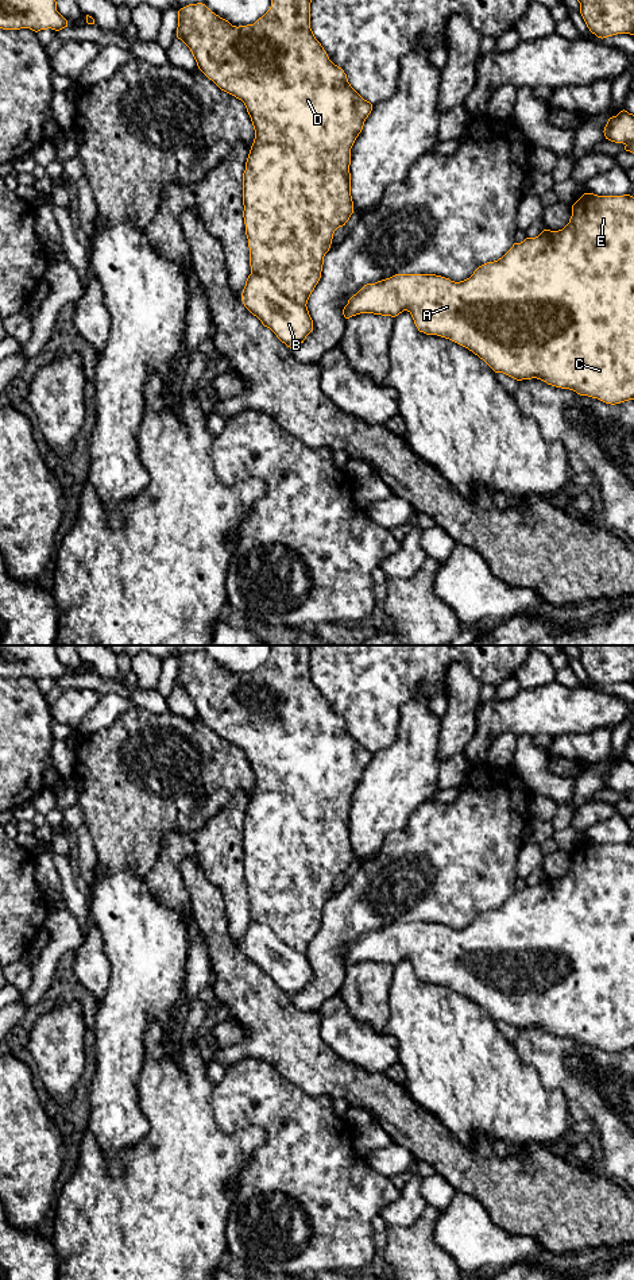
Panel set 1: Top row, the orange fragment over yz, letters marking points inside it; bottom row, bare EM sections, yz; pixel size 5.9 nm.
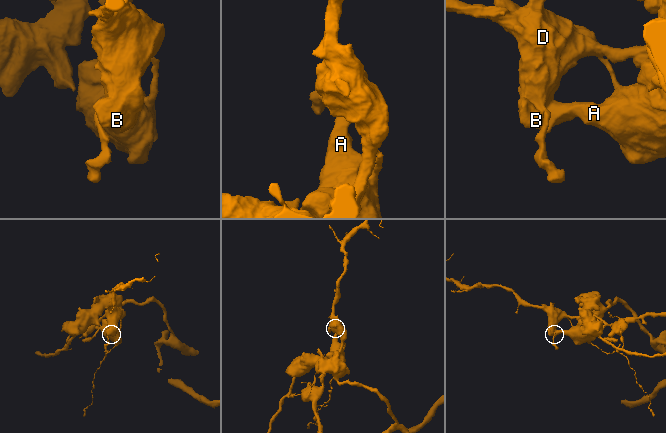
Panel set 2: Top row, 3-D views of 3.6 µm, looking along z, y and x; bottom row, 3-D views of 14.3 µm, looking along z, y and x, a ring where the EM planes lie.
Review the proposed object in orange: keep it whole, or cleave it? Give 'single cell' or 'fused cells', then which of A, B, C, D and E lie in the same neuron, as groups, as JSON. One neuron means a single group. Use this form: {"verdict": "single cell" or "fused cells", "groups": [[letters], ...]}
{"verdict": "fused cells", "groups": [["A", "B", "C", "E"], ["D"]]}

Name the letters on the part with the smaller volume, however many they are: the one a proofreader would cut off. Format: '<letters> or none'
D

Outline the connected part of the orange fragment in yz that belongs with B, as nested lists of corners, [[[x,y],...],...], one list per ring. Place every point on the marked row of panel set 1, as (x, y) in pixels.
[[[251,271],[241,293],[241,301],[290,348],[304,343],[313,331],[308,306],[289,298],[266,275]]]

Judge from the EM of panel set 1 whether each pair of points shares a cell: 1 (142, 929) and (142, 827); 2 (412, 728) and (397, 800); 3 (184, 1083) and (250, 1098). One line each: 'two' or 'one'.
1: two
2: one
3: two

